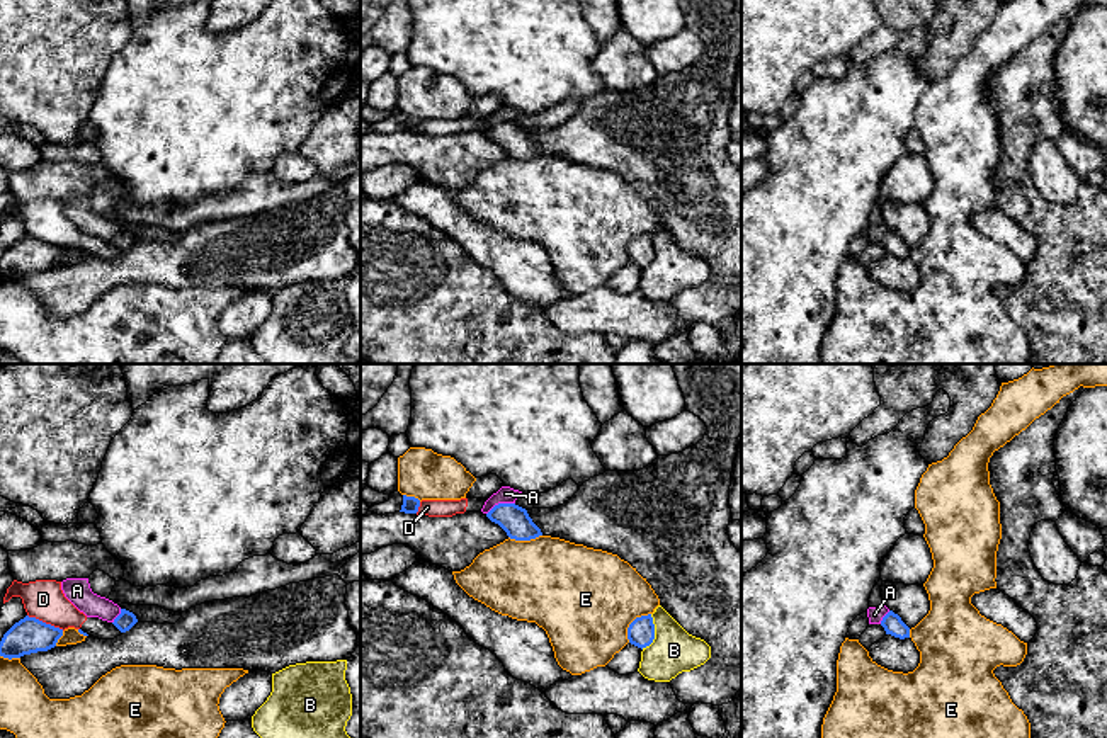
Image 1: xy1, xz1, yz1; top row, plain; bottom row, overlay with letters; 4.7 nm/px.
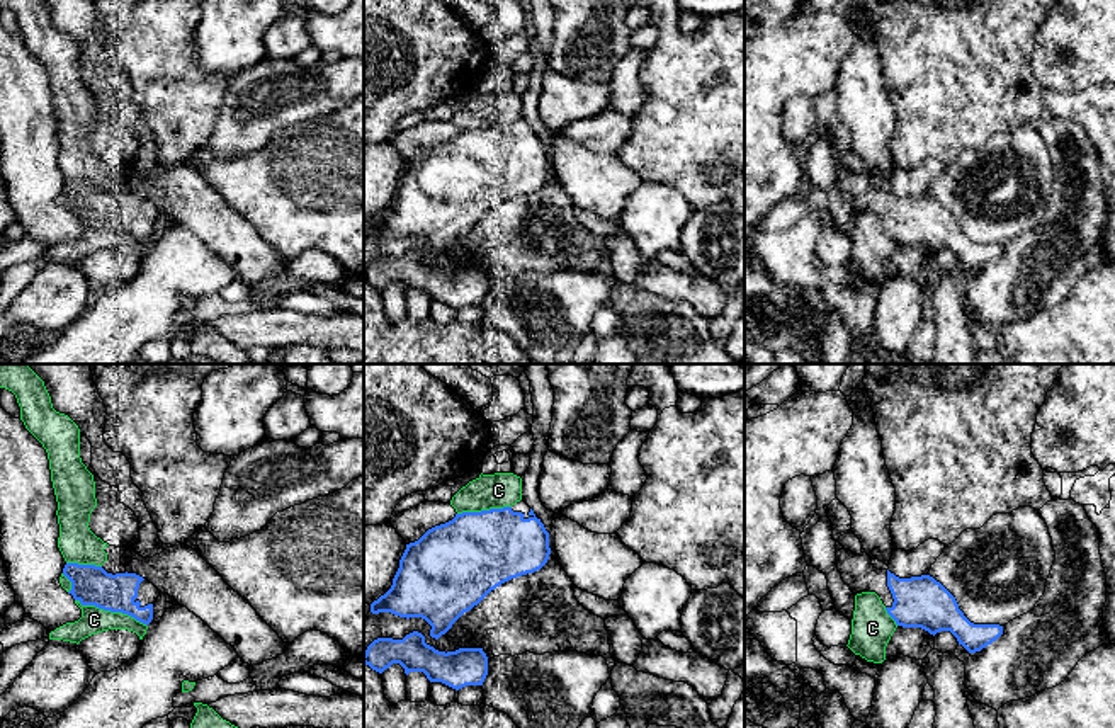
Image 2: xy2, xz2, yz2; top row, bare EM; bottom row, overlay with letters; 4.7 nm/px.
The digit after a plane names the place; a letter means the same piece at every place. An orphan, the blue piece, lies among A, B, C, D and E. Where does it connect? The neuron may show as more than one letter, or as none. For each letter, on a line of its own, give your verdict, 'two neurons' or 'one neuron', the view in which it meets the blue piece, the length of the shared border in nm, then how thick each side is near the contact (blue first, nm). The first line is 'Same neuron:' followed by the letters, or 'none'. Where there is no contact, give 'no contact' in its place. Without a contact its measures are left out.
Same neuron: none
A: two neurons | xz1 | 150 nm | 140/80 nm
B: two neurons | xz1 | 180 nm | 130/220 nm
C: two neurons | xy2 | 360 nm | 190/120 nm
D: two neurons | xy1 | 190 nm | 170/190 nm
E: two neurons | xz1 | 180 nm | 130/480 nm

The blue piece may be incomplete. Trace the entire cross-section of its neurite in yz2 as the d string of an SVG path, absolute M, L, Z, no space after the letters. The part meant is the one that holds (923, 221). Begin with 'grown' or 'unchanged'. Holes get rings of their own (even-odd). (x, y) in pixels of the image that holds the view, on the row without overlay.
grown; M845 167L836 168L836 185L853 214L875 211L897 245L921 247L933 255L940 250L950 250L969 272L981 270L1003 253L999 243L971 242L959 228L955 216L930 194L899 197L889 189L877 189L867 172L857 173Z

